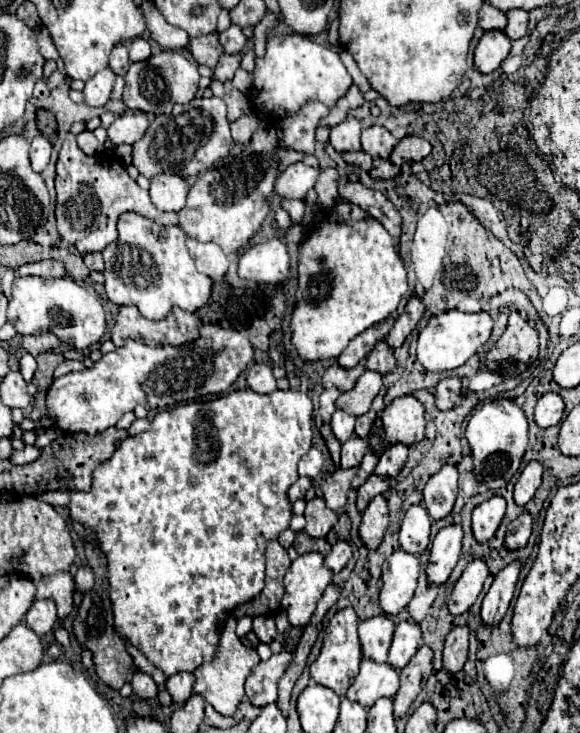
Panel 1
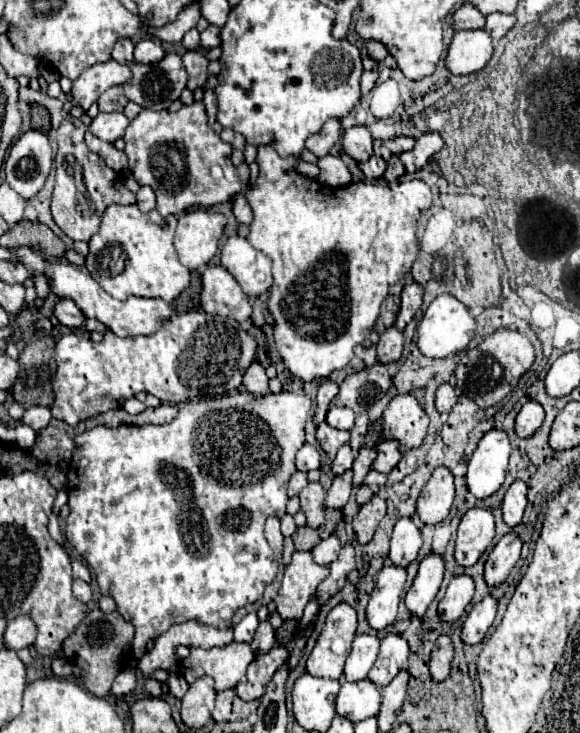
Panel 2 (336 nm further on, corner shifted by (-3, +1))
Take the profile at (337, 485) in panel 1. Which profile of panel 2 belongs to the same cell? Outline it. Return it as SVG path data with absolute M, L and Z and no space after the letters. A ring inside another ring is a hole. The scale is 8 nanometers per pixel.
M346 471L344 475L338 475L332 481L332 487L326 493L326 507L344 509L348 497L350 497L350 489L352 489L352 471Z

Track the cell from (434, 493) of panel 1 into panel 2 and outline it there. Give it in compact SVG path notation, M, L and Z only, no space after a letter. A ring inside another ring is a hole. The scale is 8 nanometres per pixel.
M438 467L418 497L416 513L422 523L440 523L448 517L454 501L454 479L446 467Z

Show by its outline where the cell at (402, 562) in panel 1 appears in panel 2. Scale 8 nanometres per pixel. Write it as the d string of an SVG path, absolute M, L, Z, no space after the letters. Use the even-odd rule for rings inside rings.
M388 565L378 573L376 585L372 589L366 607L366 621L372 629L378 631L394 623L404 583L406 583L406 571L402 567Z

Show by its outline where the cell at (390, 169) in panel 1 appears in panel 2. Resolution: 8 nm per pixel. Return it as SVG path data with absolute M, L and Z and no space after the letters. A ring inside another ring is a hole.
M393 155L387 162L387 168L383 177L388 182L393 182L398 180L403 174L405 174L405 172L405 168L399 159L399 155Z

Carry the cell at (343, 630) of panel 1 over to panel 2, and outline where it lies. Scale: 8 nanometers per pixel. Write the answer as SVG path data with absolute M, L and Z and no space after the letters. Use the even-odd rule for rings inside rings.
M338 603L328 615L322 633L306 661L310 675L340 679L344 661L356 635L356 611L348 603Z

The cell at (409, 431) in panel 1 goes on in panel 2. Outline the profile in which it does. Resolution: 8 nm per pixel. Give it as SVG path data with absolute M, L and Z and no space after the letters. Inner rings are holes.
M412 395L394 397L384 415L384 437L396 439L400 443L400 451L406 453L422 445L422 439L428 429L428 415Z

